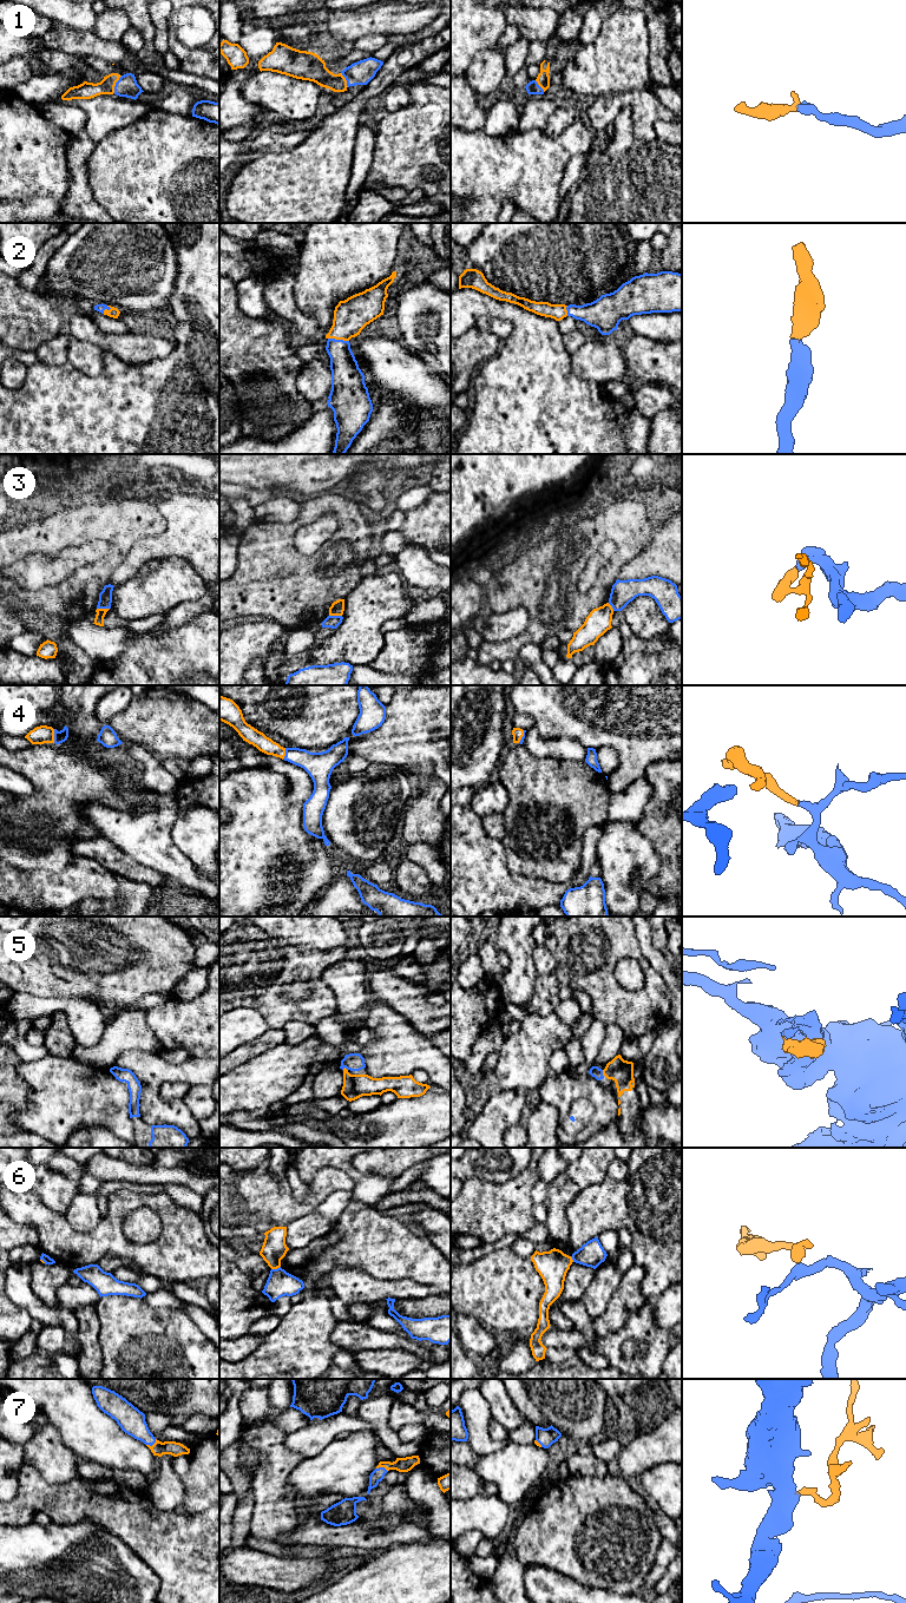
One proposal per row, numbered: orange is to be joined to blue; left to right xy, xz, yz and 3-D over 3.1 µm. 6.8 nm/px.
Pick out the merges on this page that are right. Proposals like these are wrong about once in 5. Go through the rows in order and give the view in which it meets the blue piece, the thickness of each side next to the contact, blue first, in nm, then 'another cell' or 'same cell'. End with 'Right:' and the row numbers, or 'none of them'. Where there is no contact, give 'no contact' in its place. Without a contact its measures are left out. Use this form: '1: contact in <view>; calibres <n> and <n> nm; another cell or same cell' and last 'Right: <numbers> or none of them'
1: contact in xy; calibres 140 and 110 nm; same cell
2: contact in xz; calibres 200 and 240 nm; same cell
3: contact in xy; calibres 100 and 60 nm; another cell
4: contact in xy; calibres 80 and 120 nm; same cell
5: contact in yz; calibres 80 and 160 nm; same cell
6: contact in xz; calibres 180 and 170 nm; another cell
7: contact in xy; calibres 180 and 100 nm; same cell
Right: 1, 2, 4, 5, 7

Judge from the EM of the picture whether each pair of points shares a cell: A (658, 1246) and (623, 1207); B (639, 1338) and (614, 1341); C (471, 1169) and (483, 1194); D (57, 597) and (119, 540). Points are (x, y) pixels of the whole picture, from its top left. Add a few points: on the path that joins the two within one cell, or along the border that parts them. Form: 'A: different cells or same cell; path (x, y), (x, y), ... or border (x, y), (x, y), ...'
A: same cell; path (654, 1235), (634, 1215)
B: same cell; path (634, 1339), (619, 1340)
C: different cells; border (463, 1181), (480, 1178), (503, 1183)
D: same cell; path (74, 593), (112, 558)

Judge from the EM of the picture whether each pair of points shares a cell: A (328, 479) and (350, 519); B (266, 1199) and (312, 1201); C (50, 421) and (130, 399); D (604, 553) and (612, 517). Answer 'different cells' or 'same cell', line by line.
A: different cells
B: same cell
C: same cell
D: different cells

